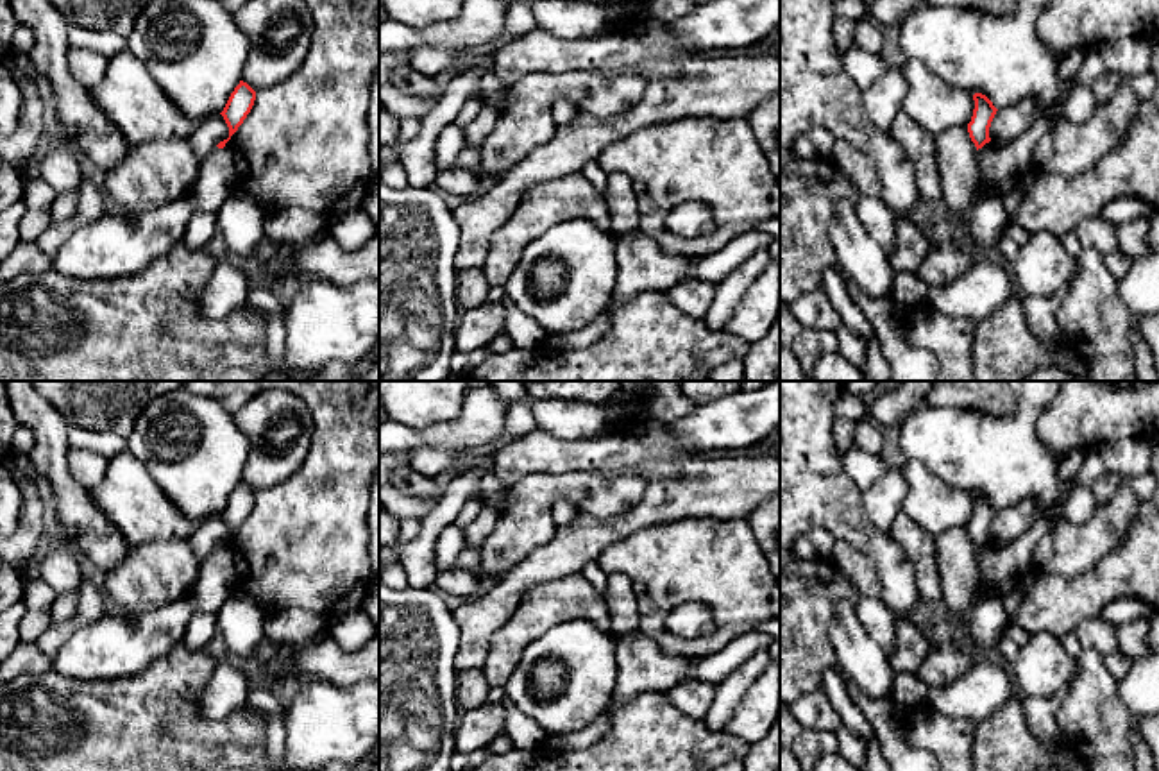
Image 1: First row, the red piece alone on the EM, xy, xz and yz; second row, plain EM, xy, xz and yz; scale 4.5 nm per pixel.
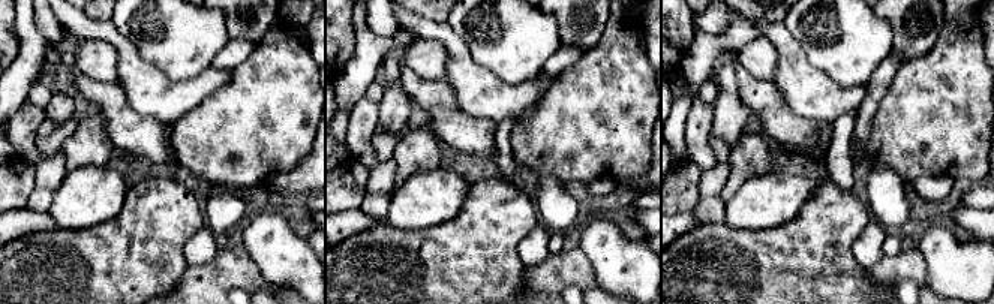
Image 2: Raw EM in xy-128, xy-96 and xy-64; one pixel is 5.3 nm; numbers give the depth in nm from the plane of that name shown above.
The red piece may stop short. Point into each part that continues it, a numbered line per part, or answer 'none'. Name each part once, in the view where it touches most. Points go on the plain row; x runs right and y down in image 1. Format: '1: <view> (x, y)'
1: xy (115, 646)

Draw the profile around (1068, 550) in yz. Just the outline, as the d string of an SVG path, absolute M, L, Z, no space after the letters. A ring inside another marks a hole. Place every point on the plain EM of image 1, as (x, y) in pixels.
M1125 479L1112 499L1086 522L1062 521L1043 537L1032 553L1034 567L1066 578L1080 576L1123 542L1138 504L1130 481Z

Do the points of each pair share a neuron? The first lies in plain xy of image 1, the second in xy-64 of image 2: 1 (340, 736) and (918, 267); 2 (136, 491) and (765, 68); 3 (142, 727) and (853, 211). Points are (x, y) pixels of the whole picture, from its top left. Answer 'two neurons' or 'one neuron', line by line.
1: two neurons
2: two neurons
3: one neuron

